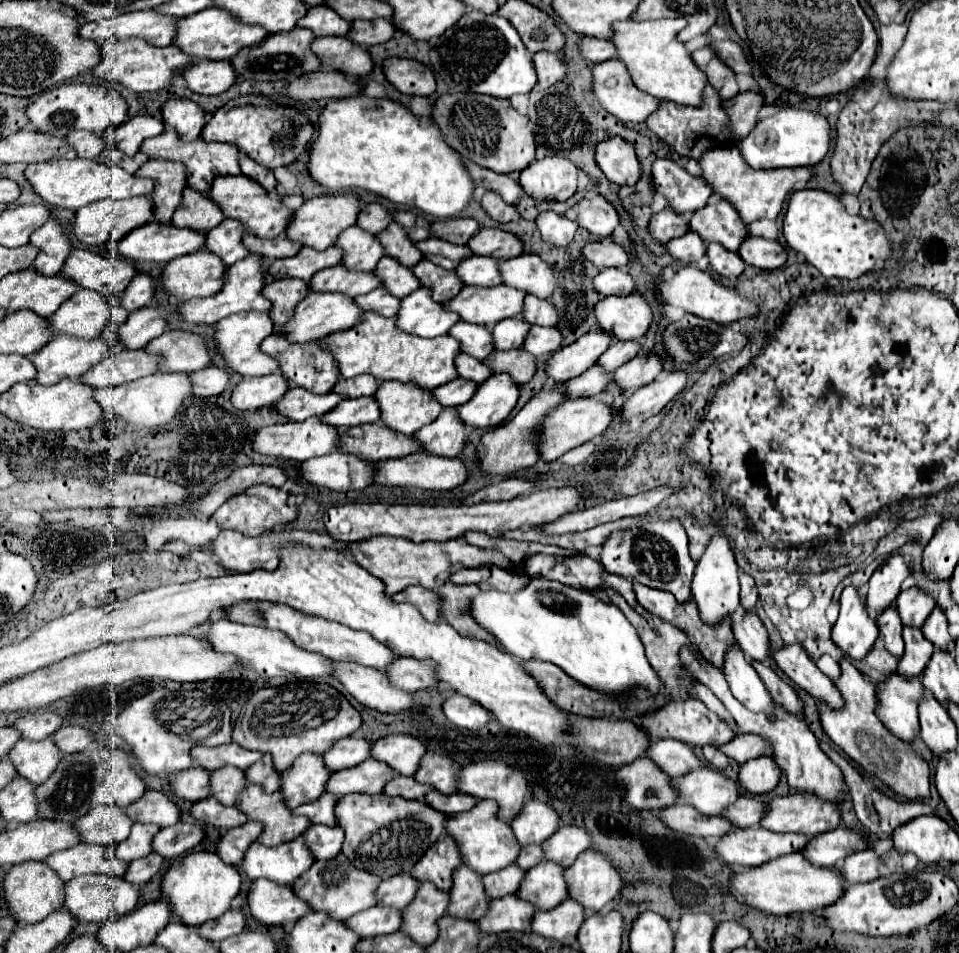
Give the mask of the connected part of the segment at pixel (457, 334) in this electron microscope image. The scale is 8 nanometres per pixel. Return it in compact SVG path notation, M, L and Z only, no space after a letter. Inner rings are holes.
M456 323L450 333L454 339L460 341L460 349L476 359L484 359L488 357L494 349L492 349L492 333L488 327L480 327L480 325L472 325L472 323Z

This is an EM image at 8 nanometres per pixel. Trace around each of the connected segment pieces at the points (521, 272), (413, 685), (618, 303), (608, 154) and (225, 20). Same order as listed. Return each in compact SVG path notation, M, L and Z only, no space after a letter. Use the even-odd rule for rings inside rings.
M532 253L502 261L500 273L506 285L532 293L540 299L548 299L556 289L556 277L552 267Z
M396 657L396 661L388 665L384 673L390 677L394 687L414 693L414 691L438 685L434 669L436 669L434 661L416 661L408 657Z
M634 291L628 297L604 297L596 303L594 313L600 327L614 331L620 341L644 337L654 319L652 307L640 291Z
M610 137L596 147L596 163L604 175L616 185L636 185L642 167L634 155L632 143L622 137Z
M210 7L200 13L188 15L178 21L178 35L174 39L174 45L184 49L184 53L194 55L198 59L212 59L212 61L222 61L222 59L232 59L236 53L248 45L256 45L268 37L266 29L260 29L260 25L240 25L240 21L232 21L228 13L222 9Z

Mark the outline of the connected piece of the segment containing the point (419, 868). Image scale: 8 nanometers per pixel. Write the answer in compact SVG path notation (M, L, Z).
M442 835L440 841L436 841L424 853L424 857L414 865L412 875L416 875L416 879L420 883L432 881L438 889L450 891L452 889L452 873L460 865L462 865L462 857L460 857L458 843L452 837Z

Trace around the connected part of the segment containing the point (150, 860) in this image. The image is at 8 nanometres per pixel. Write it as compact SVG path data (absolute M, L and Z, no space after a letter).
M150 853L146 857L140 857L136 861L132 861L128 865L128 871L124 875L124 879L128 883L134 883L134 885L146 885L152 877L156 877L164 867L164 857L160 857L158 853Z

